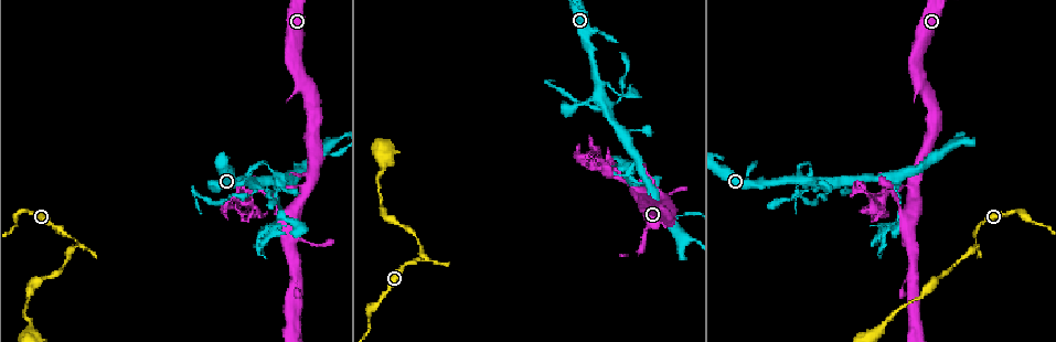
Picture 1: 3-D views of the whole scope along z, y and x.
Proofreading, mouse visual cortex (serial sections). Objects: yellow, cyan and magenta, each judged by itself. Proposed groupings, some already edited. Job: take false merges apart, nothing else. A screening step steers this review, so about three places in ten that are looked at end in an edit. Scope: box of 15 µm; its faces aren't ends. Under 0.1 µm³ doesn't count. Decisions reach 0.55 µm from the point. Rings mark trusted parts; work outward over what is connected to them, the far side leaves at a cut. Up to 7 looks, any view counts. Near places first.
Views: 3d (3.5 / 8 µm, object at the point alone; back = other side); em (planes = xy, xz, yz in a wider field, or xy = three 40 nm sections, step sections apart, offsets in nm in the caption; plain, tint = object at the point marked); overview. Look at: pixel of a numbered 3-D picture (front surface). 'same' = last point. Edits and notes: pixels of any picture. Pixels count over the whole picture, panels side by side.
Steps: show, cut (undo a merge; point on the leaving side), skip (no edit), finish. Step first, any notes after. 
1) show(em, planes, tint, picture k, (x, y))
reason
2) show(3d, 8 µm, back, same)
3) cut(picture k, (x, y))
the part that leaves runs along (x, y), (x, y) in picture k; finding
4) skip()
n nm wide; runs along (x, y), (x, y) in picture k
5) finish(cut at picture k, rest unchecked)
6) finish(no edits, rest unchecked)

show(3d, 3.5 µm, picture 1, (829, 183))
three-way junction

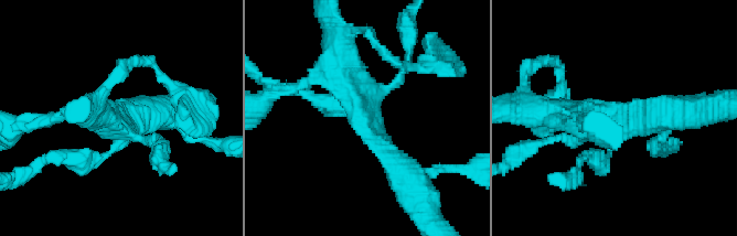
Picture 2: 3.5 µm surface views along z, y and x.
show(em, xy, step 3, tint, picture 2, (369, 119))
need the tissue

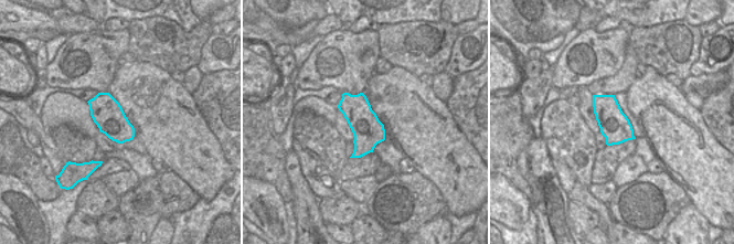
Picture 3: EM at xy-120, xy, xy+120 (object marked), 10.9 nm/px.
skip()
all the same cell

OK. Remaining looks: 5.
show(3d, 8 µm, picture 1, (648, 179))
abrupt turn

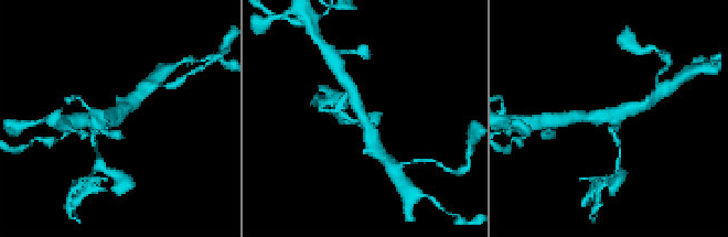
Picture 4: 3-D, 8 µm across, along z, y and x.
show(em, xy, step 2, tint, picture 4, (364, 116))
3 arms; arms of 150, 350, 400 nm

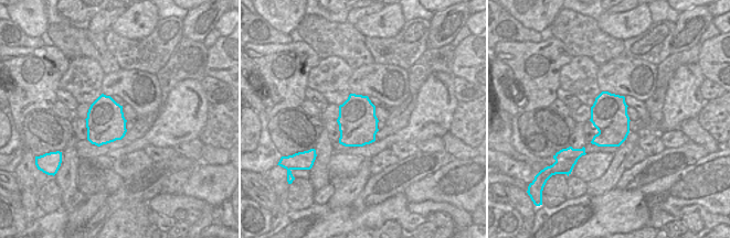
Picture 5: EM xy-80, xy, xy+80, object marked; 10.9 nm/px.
skip()
runs along (350, 88), (373, 142) in picture 4; one cell here

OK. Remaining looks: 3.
show(3d, 3.5 µm, picture 1, (76, 244))
sharp bend

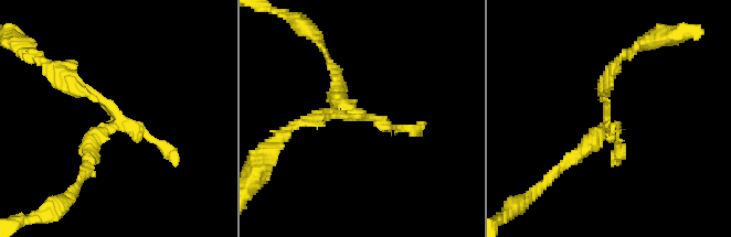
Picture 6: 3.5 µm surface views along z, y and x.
show(em, xy, step 2, tint, picture 6, (362, 115))
need the tissue

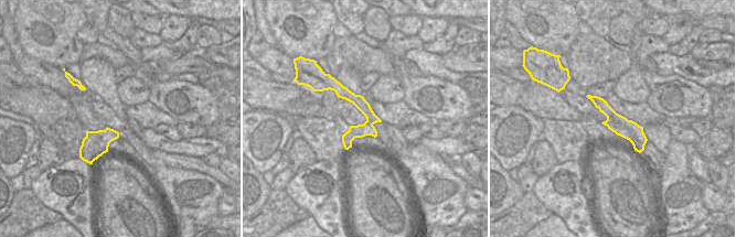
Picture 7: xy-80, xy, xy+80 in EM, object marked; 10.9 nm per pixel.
cut(picture 6, (593, 140))
border along (607, 119), (622, 124), (632, 142) in picture 7; a second cell is stuck on

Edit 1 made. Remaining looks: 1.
finish(cut at picture 6, rest unchecked)

